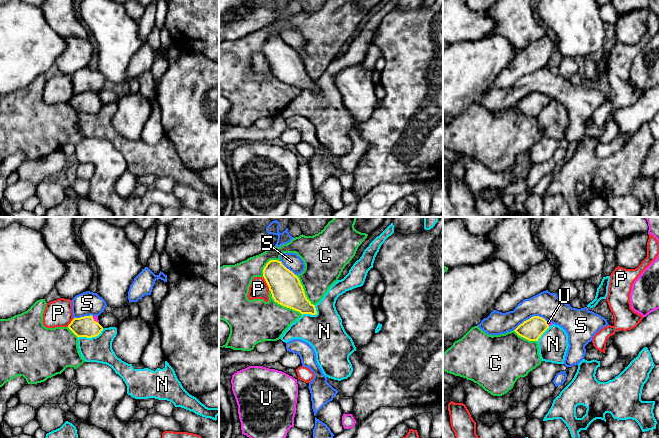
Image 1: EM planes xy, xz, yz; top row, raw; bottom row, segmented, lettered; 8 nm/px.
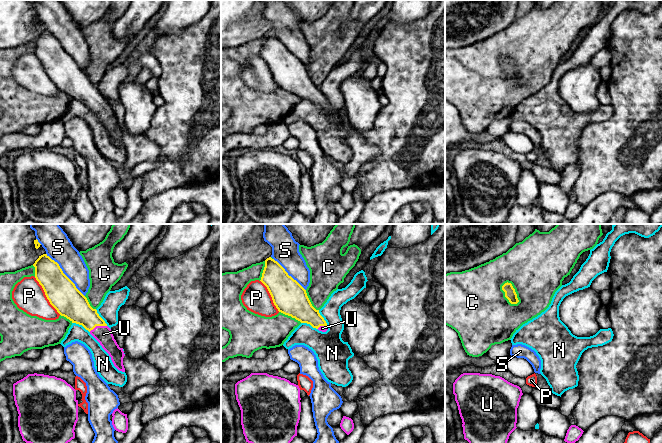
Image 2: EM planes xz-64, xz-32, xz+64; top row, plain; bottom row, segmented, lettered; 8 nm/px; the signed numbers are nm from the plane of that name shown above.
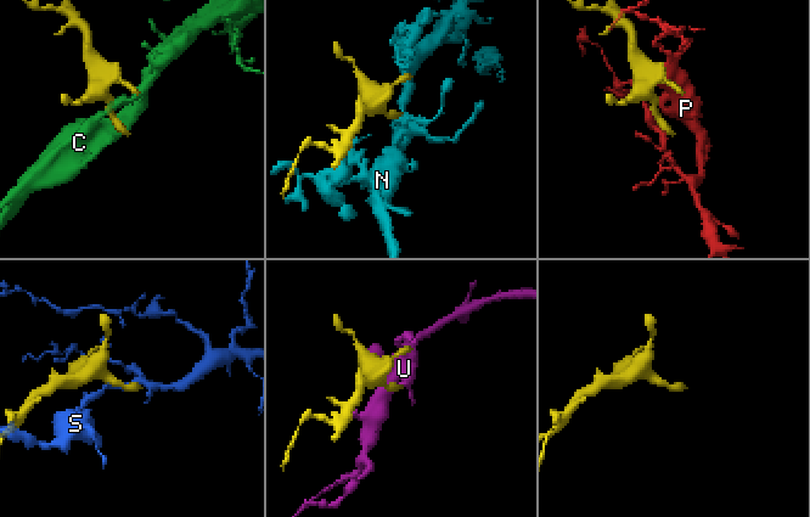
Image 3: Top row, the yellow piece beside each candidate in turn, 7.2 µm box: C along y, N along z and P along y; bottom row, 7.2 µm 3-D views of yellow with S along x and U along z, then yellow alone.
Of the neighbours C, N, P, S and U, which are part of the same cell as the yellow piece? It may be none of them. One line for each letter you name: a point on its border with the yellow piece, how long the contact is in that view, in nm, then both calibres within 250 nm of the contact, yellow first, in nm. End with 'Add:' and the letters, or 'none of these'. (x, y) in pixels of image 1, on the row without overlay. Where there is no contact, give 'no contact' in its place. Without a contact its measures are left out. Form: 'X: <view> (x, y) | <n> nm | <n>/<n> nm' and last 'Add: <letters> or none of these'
U: xy (95, 97) | 80 nm | 160/40 nm
Add: U

